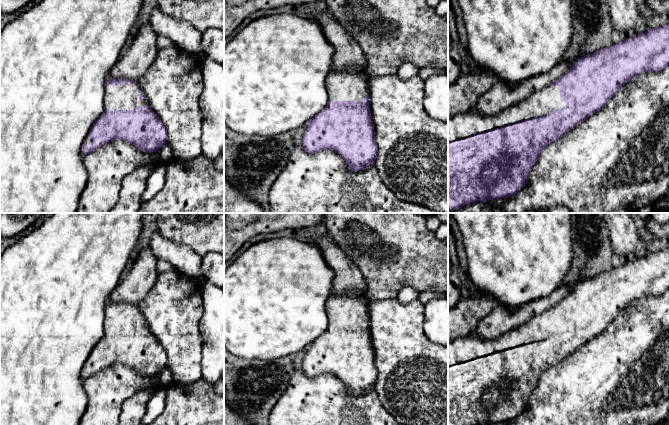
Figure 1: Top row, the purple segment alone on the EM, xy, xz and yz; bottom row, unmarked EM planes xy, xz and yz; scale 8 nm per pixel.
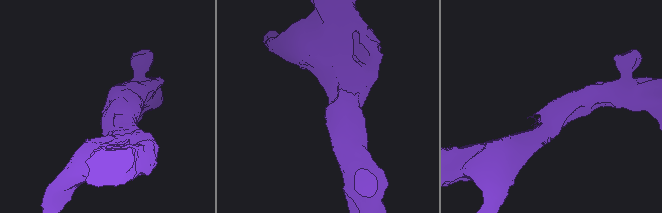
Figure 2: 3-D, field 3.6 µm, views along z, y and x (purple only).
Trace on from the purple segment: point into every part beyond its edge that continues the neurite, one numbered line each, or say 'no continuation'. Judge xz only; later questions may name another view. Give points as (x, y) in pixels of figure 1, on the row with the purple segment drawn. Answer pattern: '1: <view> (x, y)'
1: xz (343, 85)

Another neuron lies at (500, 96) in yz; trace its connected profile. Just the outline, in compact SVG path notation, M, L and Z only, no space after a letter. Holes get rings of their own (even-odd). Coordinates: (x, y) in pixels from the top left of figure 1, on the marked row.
M563 59L551 70L526 79L513 88L510 88L505 82L497 80L497 82L479 98L471 112L481 116L499 114L556 81L561 75L567 72L573 64L574 63Z

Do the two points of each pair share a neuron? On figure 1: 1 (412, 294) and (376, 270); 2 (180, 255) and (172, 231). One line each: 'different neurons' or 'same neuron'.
1: different neurons
2: different neurons

